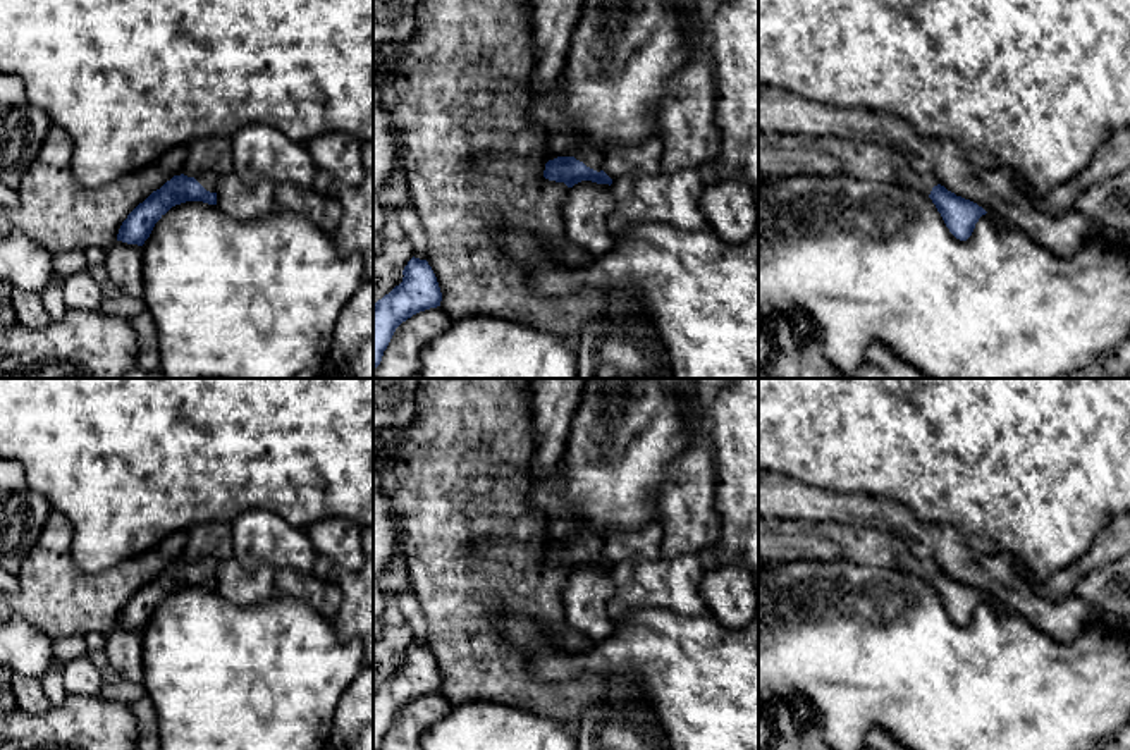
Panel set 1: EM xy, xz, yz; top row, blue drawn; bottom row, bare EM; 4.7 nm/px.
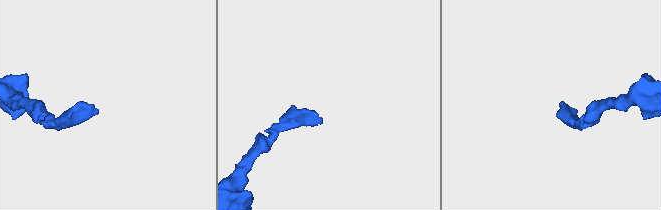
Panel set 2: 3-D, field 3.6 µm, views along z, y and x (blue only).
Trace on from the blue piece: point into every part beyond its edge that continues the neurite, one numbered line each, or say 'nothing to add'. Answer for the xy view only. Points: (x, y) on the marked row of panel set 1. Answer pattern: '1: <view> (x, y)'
1: xy (207, 179)

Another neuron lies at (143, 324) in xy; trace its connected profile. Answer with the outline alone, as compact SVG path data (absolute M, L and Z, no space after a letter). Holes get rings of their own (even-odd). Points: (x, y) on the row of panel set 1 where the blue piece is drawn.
M144 310L134 315L131 320L132 332L138 339L138 368L144 372L160 370L160 349L158 349L158 330L153 315Z

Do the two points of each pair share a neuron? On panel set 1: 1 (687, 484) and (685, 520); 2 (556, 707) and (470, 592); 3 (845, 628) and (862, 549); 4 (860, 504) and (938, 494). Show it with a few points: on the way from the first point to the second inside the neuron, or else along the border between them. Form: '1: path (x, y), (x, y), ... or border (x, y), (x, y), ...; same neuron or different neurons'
1: path (687, 492), (687, 511); same neuron
2: path (525, 688), (470, 633), (470, 623); same neuron
3: border (819, 559), (850, 559), (898, 570); different neurons
4: border (853, 491), (900, 501), (921, 520), (927, 522); different neurons

